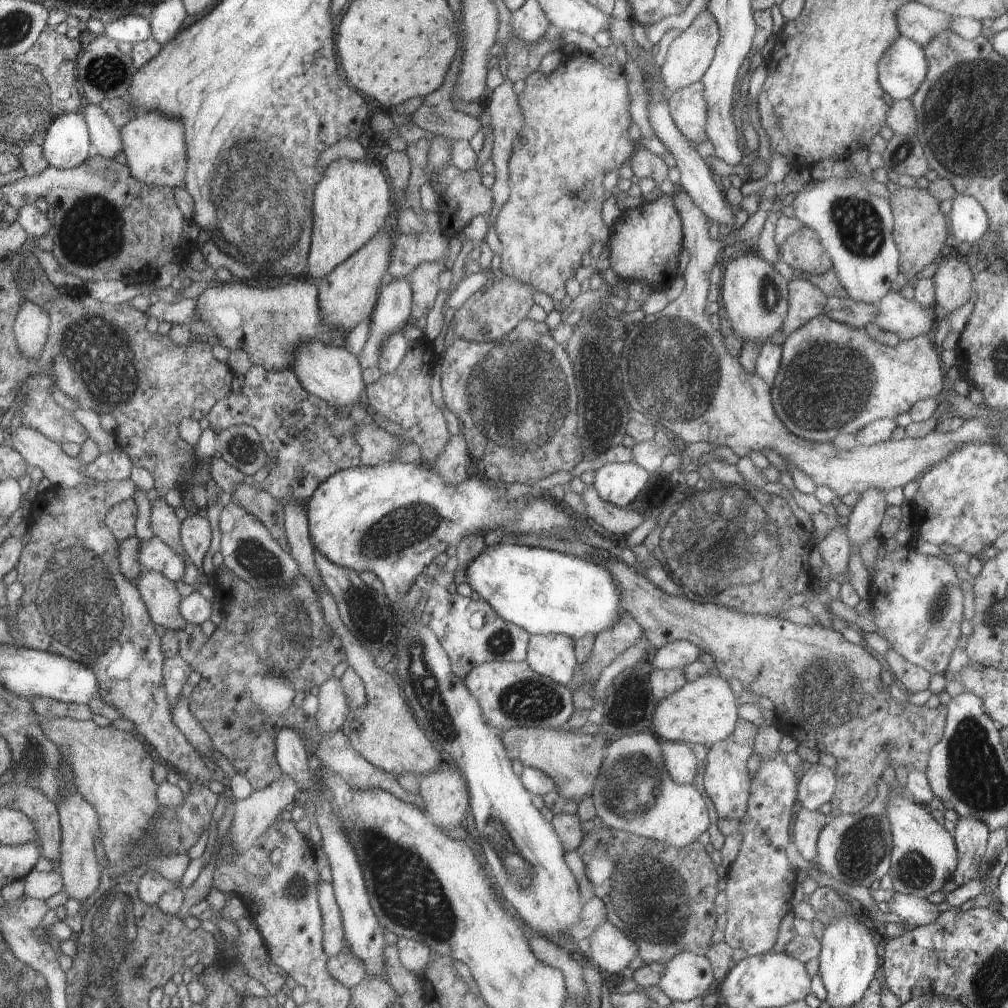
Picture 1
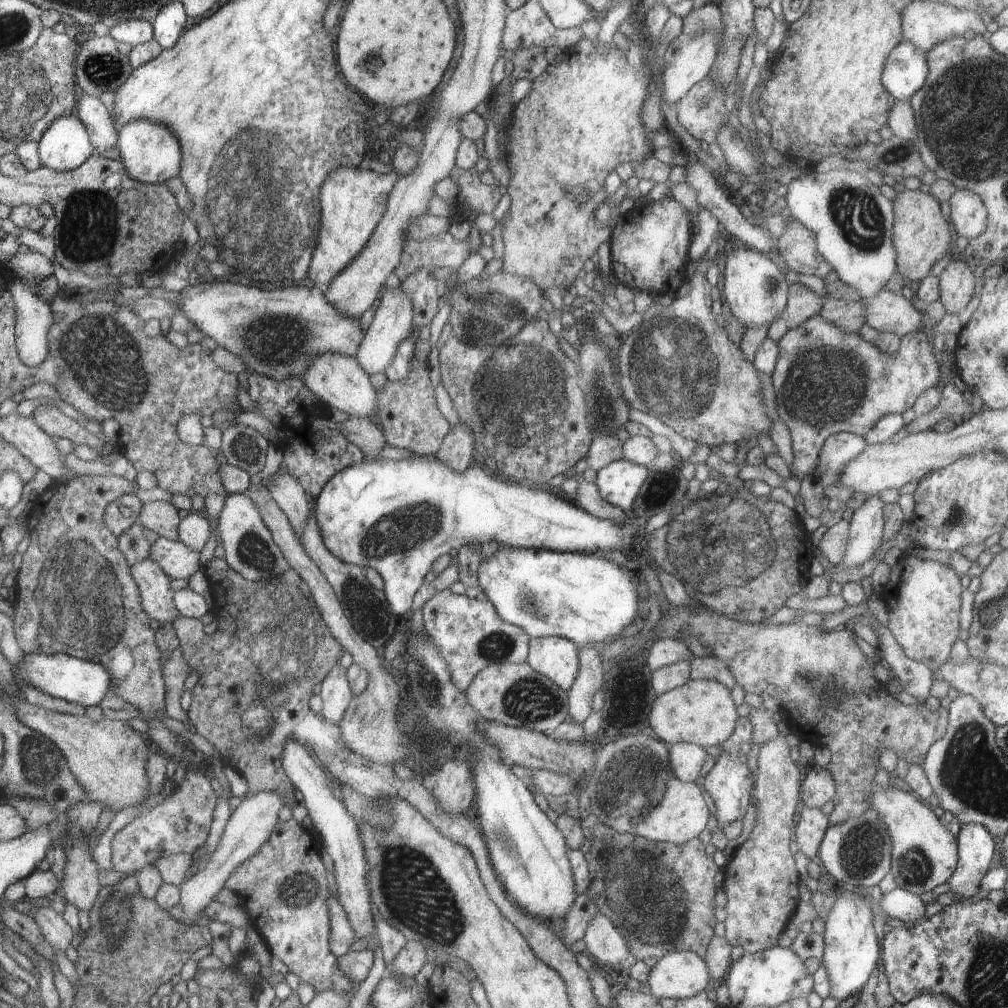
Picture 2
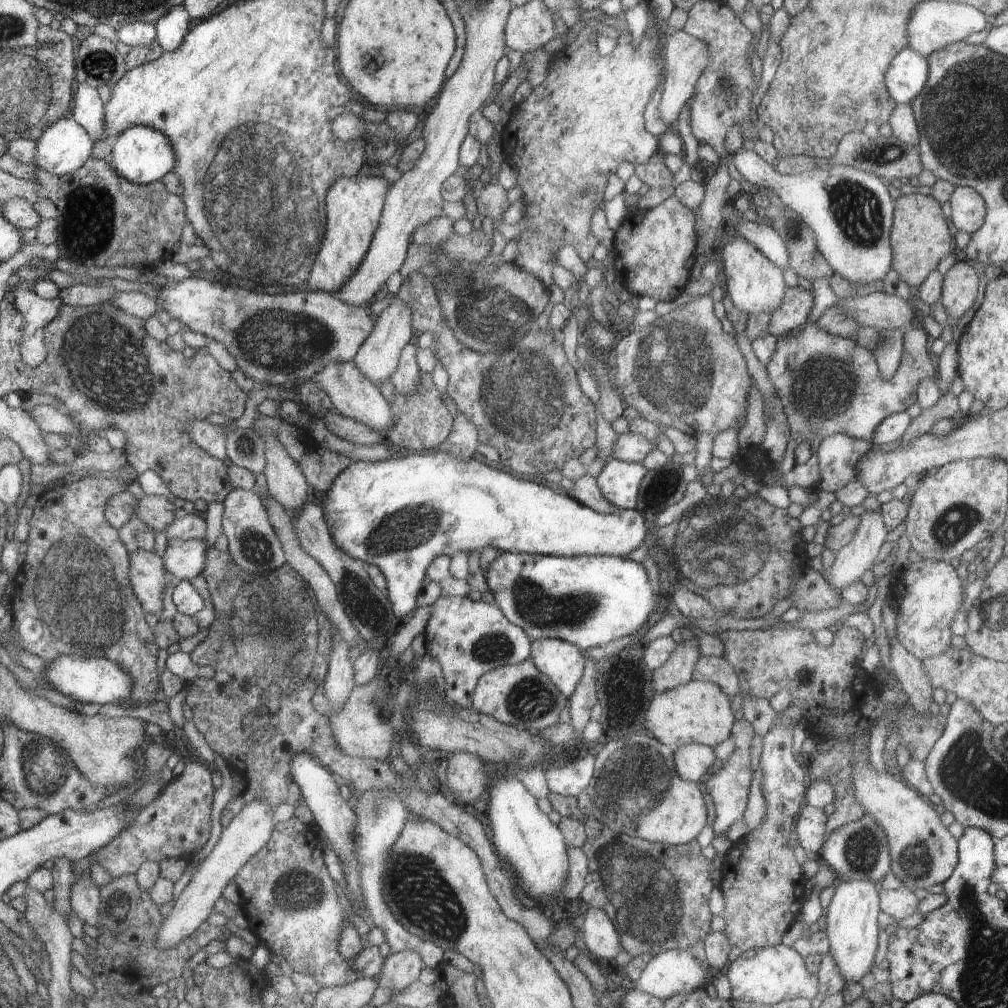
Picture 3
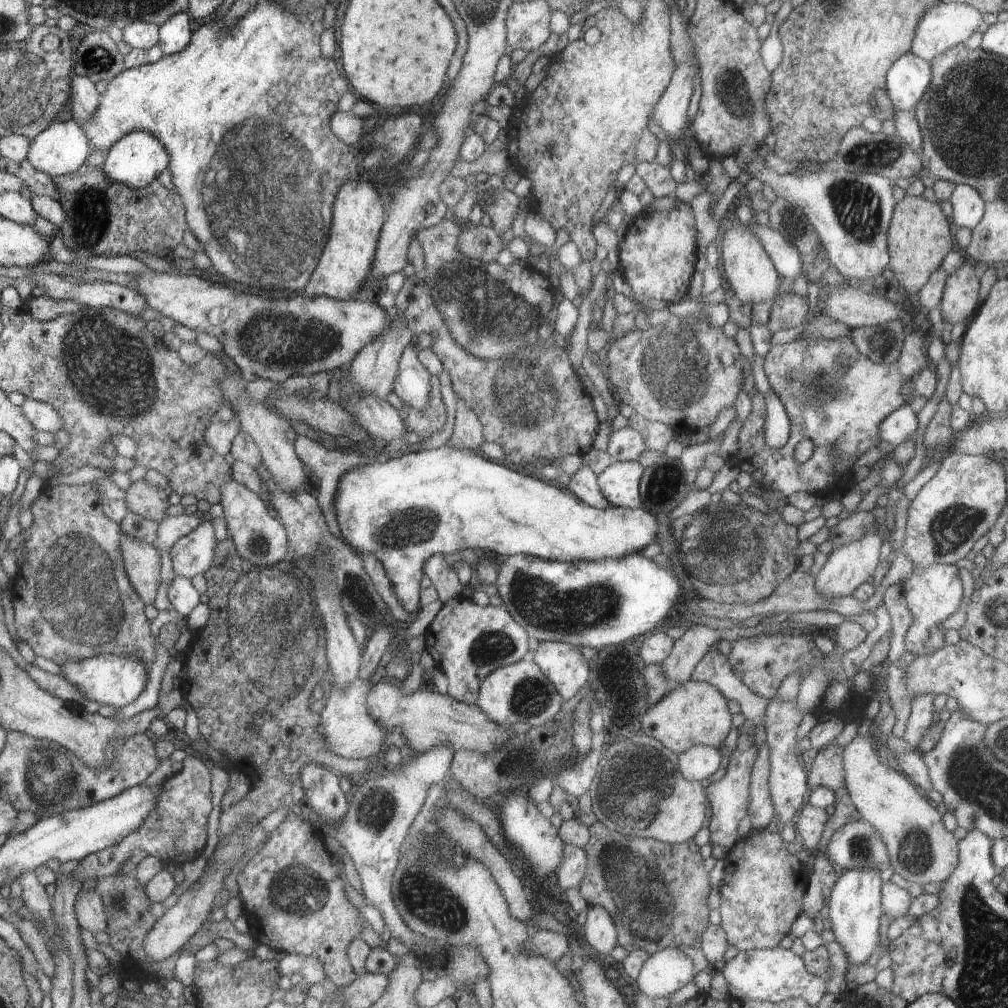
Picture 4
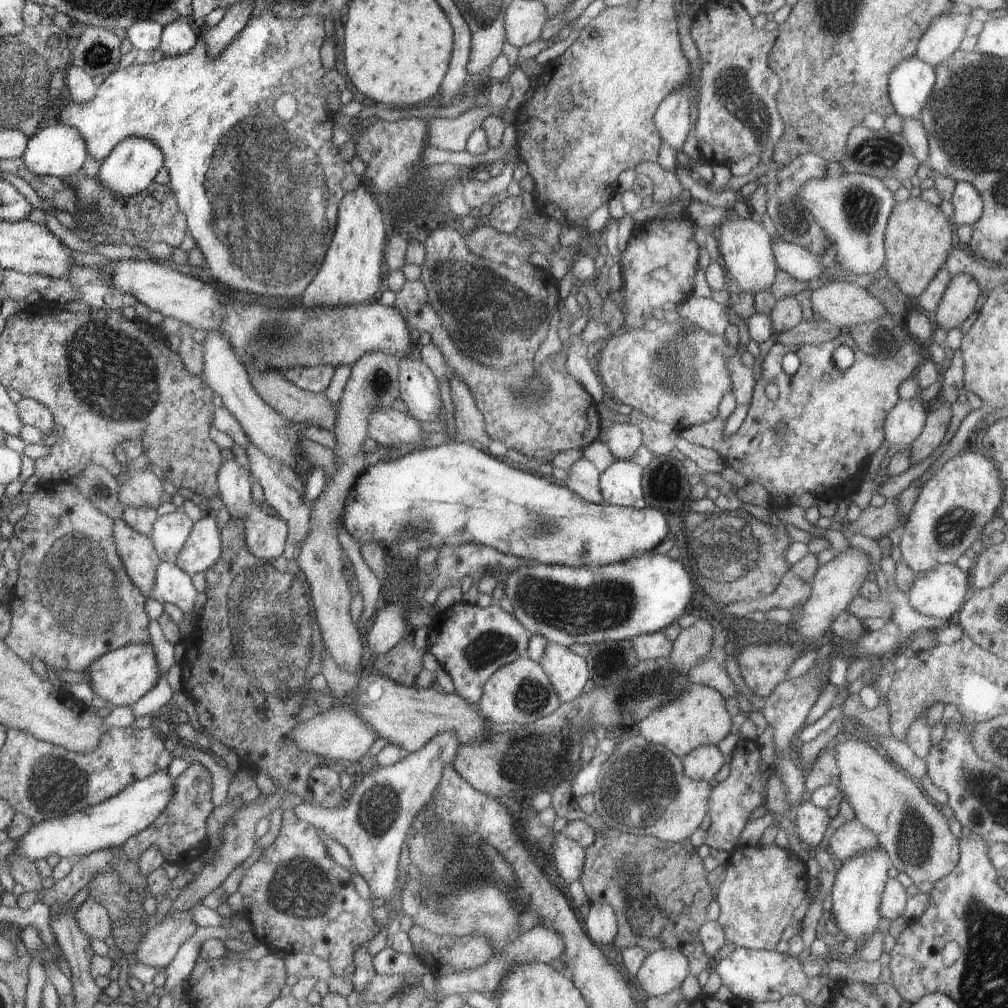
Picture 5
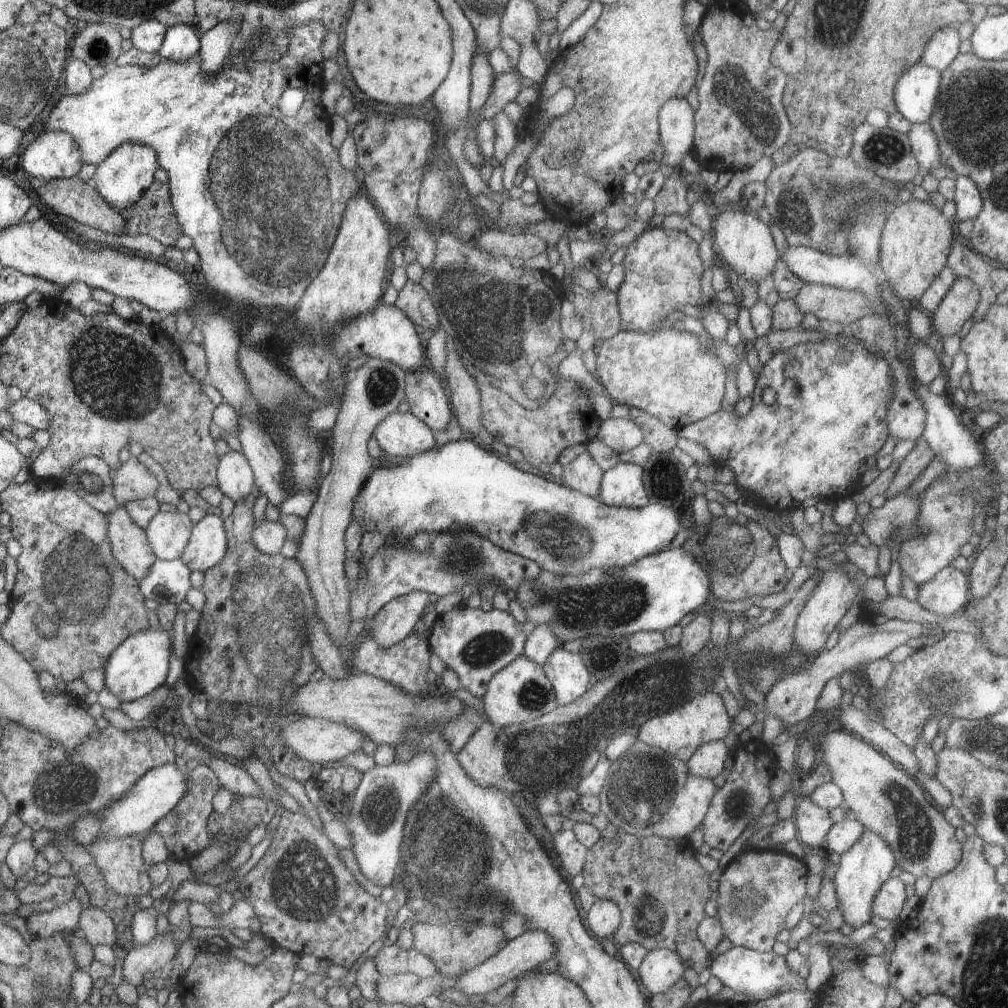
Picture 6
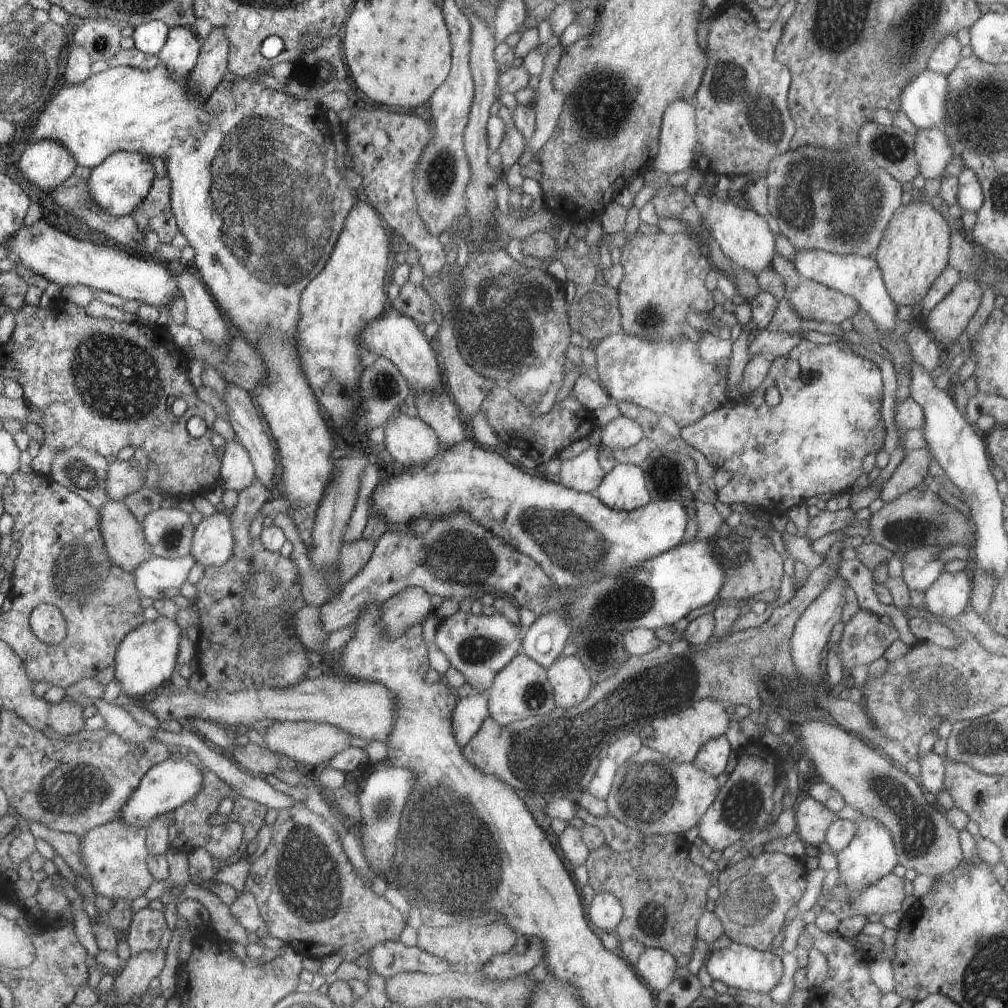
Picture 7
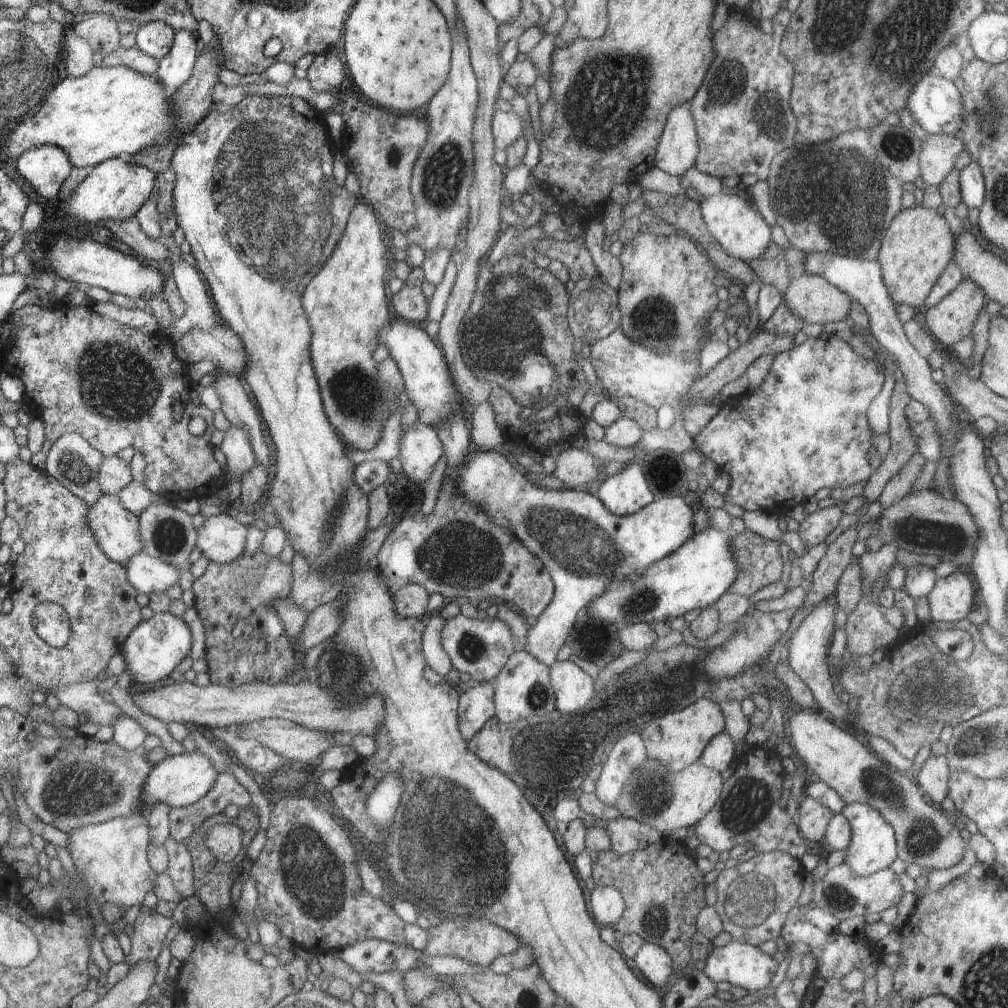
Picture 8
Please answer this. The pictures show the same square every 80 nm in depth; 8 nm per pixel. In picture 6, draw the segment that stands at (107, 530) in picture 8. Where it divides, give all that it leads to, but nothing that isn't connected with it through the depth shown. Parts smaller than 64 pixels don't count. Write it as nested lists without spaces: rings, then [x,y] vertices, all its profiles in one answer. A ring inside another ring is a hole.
[[[124,505],[116,506],[107,516],[114,558],[129,576],[142,580],[148,574],[148,568],[157,560],[148,533],[134,522]]]

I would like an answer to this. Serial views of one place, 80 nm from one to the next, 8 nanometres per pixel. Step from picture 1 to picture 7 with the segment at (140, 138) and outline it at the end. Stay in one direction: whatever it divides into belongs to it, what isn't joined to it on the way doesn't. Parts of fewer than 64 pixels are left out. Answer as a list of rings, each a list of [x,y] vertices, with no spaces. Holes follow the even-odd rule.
[[[116,152],[98,167],[92,168],[86,181],[92,204],[108,212],[110,216],[122,218],[131,215],[132,210],[148,198],[156,179],[156,170],[149,158],[140,152]]]

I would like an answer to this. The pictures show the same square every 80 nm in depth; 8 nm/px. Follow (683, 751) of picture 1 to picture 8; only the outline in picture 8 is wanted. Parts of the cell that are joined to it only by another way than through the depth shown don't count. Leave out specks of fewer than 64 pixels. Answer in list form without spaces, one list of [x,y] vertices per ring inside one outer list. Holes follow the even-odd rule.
[[[722,732],[710,740],[697,764],[722,773],[728,767],[734,766],[737,759],[734,740],[728,736],[728,732]]]

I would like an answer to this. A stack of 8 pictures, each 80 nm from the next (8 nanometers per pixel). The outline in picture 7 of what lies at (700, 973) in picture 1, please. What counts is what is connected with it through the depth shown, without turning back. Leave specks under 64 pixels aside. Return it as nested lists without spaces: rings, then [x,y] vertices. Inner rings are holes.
[[[651,947],[644,948],[634,968],[645,978],[649,988],[659,993],[665,990],[681,972],[684,972],[678,967],[672,954]]]

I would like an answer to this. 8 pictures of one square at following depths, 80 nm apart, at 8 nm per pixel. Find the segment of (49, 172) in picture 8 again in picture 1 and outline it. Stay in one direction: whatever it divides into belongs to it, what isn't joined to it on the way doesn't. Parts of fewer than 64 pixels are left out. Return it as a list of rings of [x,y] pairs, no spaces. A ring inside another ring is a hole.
[[[82,112],[58,116],[46,132],[42,154],[50,167],[74,169],[88,160],[91,137]]]

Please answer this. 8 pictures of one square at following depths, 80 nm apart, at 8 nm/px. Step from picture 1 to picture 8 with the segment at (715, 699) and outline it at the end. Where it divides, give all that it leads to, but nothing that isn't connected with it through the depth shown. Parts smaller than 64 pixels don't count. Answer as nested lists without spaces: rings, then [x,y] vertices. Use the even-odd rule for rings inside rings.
[[[702,698],[684,709],[652,718],[641,727],[640,734],[650,760],[666,766],[668,772],[680,772],[697,763],[710,740],[722,732],[725,732],[722,710],[712,700]]]

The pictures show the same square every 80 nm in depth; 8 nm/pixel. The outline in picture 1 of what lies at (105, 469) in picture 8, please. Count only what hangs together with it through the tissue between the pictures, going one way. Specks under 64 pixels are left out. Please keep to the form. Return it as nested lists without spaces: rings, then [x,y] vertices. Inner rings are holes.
[[[158,496],[151,501],[150,526],[157,538],[165,541],[170,548],[174,548],[177,552],[180,552],[190,563],[181,542],[180,518],[176,516],[174,508],[168,505],[164,497]]]

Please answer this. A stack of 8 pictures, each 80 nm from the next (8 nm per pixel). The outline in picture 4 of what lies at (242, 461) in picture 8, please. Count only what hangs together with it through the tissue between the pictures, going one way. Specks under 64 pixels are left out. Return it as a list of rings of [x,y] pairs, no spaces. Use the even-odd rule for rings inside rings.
[[[233,477],[222,486],[223,517],[228,524],[228,535],[232,536],[234,546],[244,560],[263,567],[284,562],[288,559],[288,530],[283,522],[270,516],[268,508],[262,502],[258,493],[248,489],[242,482]]]

